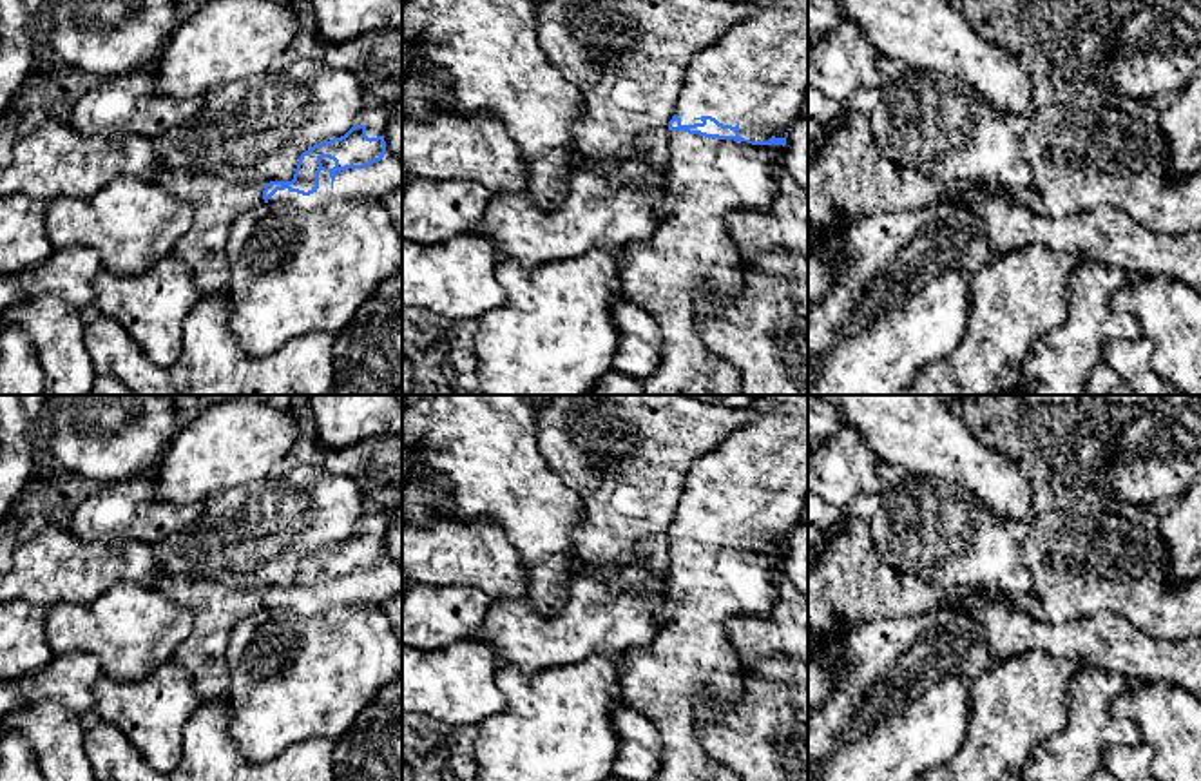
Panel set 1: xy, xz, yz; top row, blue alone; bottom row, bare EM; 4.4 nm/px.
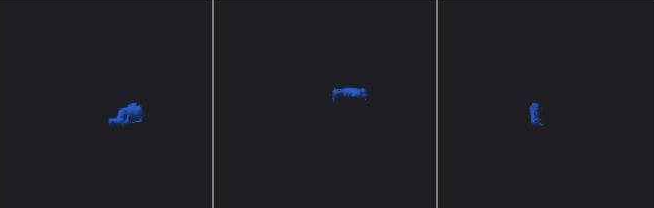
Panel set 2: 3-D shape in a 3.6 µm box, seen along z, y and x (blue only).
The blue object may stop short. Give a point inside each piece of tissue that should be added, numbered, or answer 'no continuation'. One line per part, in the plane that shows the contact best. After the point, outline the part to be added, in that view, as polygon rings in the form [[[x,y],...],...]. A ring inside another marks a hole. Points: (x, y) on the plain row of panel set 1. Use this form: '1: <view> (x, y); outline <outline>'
1: xz (756, 479); outline [[[757,395],[748,408],[754,411],[748,424],[692,462],[676,522],[681,531],[712,522],[737,531],[745,545],[768,547],[772,536],[790,538],[808,498],[808,395]]]
2: xz (689, 658); outline [[[670,536],[667,571],[667,607],[658,632],[623,658],[621,701],[645,716],[661,738],[661,767],[650,781],[739,781],[710,756],[696,730],[694,705],[710,699],[730,707],[743,696],[745,665],[726,636],[730,618],[763,618],[779,600],[775,574],[781,573],[783,551],[705,544]]]

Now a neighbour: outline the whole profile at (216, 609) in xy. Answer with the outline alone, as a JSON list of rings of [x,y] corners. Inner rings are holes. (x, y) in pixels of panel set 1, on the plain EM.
[[[156,567],[149,578],[174,603],[192,614],[192,631],[176,649],[174,660],[194,678],[201,701],[226,698],[230,669],[226,647],[232,629],[248,616],[263,612],[266,589],[230,589],[217,582],[190,576],[170,576]]]

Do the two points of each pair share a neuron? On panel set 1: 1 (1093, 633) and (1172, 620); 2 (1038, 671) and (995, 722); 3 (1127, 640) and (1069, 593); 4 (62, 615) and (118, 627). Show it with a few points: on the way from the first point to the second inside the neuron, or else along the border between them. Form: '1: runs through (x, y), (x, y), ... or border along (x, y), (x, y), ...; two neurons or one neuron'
1: border along (1095, 615), (1114, 613), (1154, 636), (1178, 636); two neurons
2: runs through (1029, 684), (1004, 709); one neuron
3: border along (1076, 620), (1098, 613), (1114, 613), (1136, 626); two neurons
4: runs through (76, 624), (98, 624), (104, 627); one neuron

